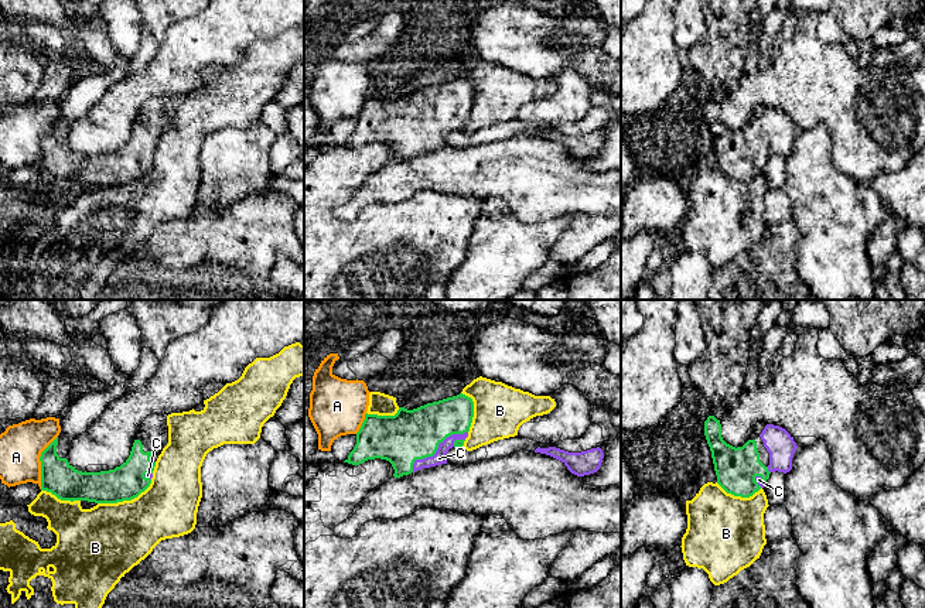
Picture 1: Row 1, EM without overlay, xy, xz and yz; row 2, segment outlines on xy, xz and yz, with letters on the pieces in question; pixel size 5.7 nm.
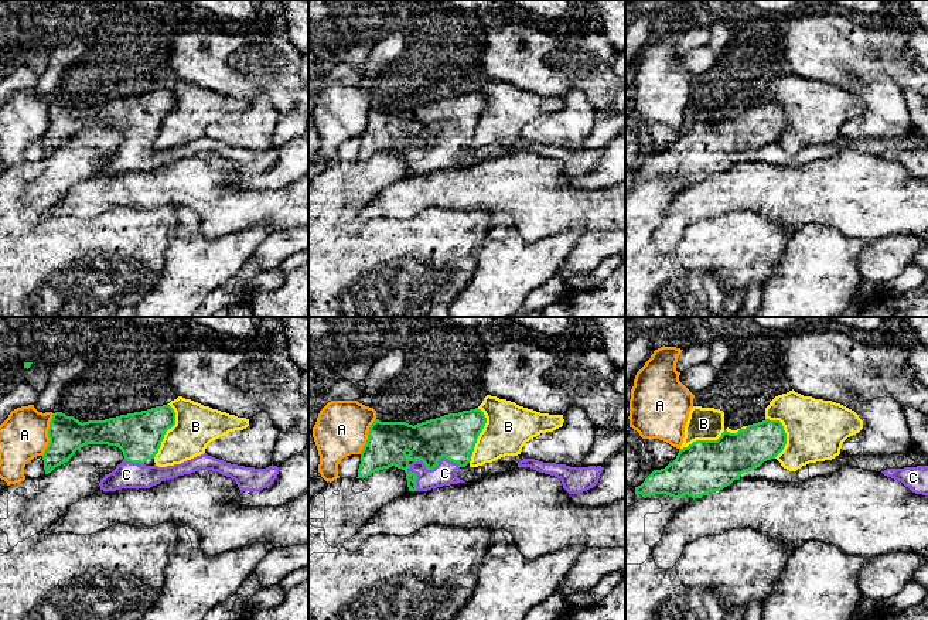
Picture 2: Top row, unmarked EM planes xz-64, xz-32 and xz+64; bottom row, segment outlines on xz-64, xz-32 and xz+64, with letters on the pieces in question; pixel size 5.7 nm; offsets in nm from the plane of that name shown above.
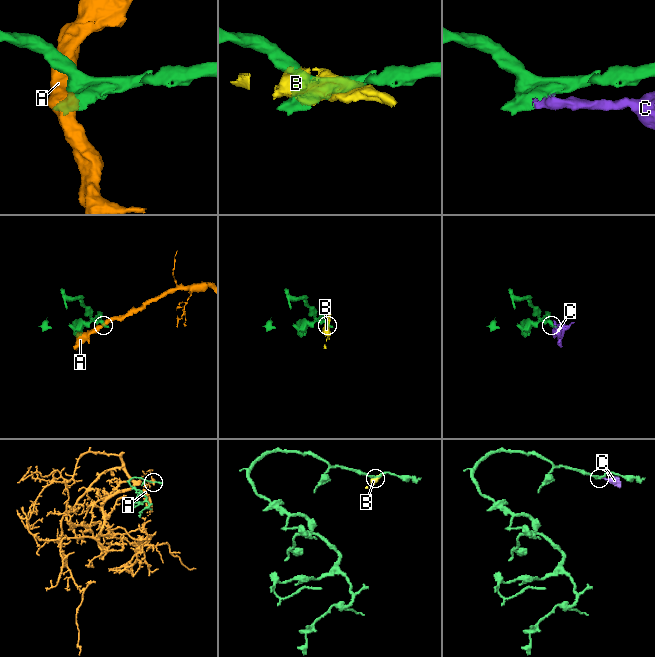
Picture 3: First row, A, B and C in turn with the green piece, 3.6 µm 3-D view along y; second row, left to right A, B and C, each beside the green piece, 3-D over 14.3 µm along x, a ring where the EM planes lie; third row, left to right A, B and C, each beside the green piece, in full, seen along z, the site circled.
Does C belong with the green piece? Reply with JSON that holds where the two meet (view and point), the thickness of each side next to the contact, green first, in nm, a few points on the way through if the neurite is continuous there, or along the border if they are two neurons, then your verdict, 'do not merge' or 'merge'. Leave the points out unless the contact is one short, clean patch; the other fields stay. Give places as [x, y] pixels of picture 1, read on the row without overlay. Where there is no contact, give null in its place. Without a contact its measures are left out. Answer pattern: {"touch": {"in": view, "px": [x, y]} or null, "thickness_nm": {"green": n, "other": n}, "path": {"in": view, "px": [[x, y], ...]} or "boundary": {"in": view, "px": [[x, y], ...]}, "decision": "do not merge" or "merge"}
{"touch": {"in": "xz", "px": [436, 133]}, "thickness_nm": {"green": 280, "other": 70}, "path": {"in": "xz", "px": [[413, 118], [425, 122], [436, 133], [439, 142]]}, "decision": "merge"}

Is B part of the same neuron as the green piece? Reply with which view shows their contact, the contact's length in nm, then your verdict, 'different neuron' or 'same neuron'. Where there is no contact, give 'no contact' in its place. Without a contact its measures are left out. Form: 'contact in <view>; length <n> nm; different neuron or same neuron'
contact in xy; length 340 nm; different neuron

